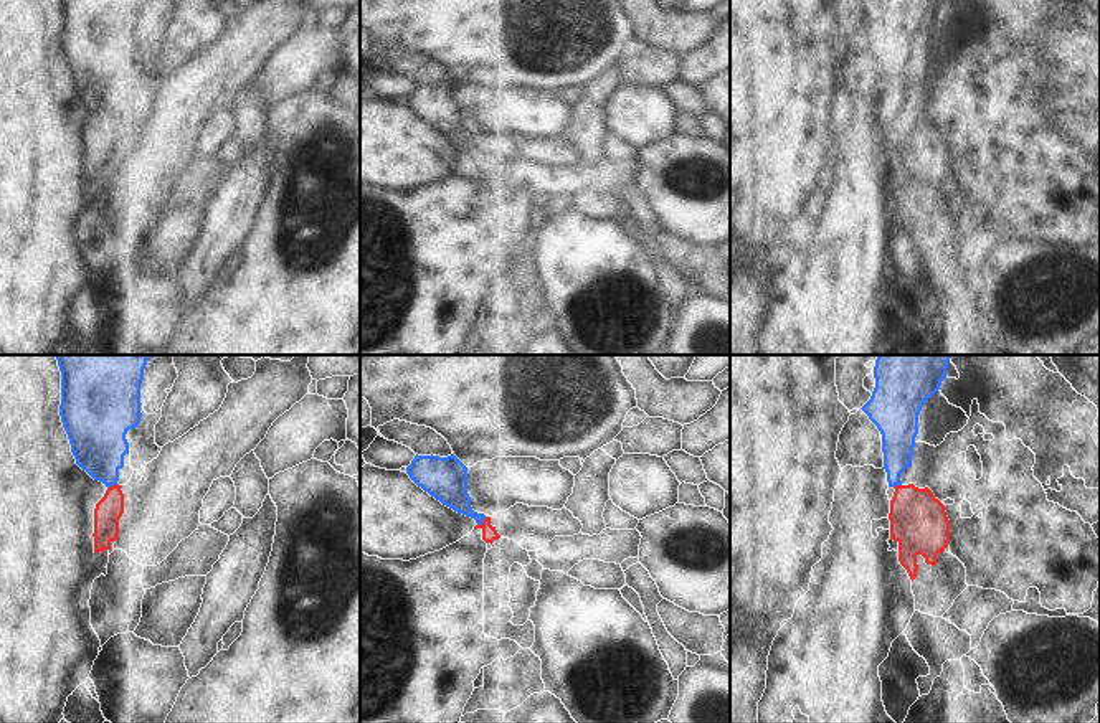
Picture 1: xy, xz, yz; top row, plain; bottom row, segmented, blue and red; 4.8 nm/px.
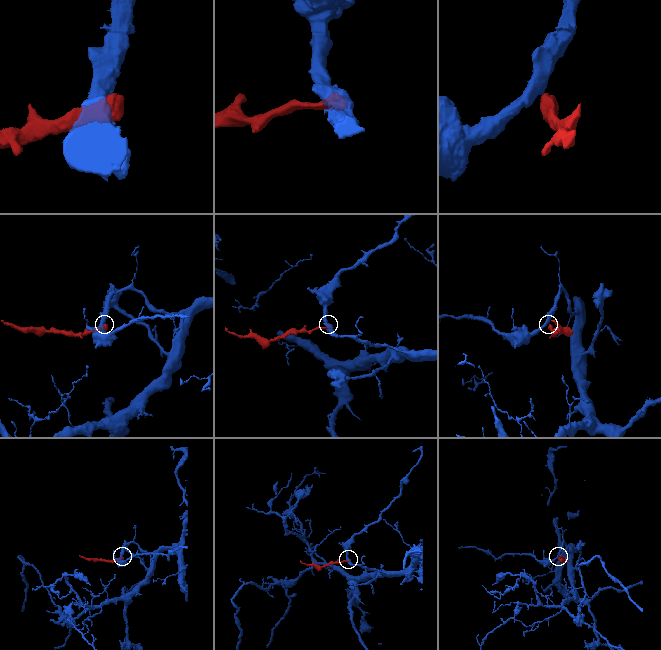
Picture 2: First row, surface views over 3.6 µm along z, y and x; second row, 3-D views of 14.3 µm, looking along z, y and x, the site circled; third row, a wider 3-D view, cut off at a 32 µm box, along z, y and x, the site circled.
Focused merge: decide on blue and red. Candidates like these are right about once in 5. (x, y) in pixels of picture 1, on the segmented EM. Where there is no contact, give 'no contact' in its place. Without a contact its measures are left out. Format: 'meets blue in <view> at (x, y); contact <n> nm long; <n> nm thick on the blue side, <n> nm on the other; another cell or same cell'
meets blue in xz at (481, 522); contact 60 nm long; 190 nm thick on the blue side, 80 nm on the other; another cell

